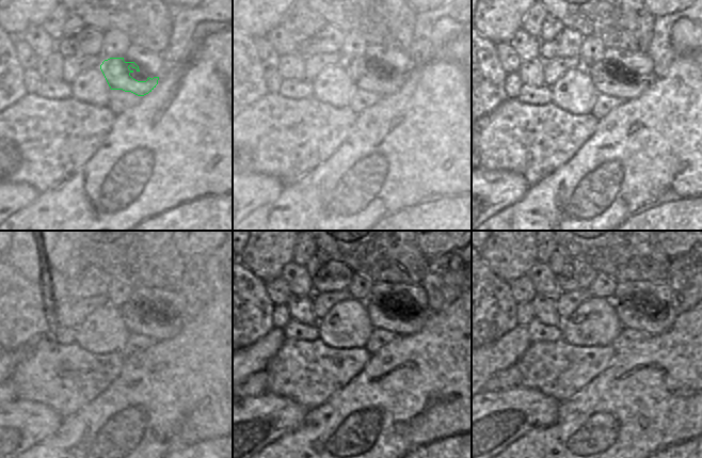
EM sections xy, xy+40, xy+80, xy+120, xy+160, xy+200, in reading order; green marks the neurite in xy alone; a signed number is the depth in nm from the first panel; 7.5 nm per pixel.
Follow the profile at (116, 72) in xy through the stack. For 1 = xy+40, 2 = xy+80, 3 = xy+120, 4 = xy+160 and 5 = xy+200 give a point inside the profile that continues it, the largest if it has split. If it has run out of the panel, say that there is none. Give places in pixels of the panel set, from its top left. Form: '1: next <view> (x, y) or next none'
1: next xy+40 (364, 74)
2: next xy+80 (604, 75)
3: next xy+120 (155, 326)
4: next xy+160 (395, 320)
5: next xy+200 (641, 319)

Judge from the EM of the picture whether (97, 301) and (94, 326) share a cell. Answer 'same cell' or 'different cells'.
different cells

